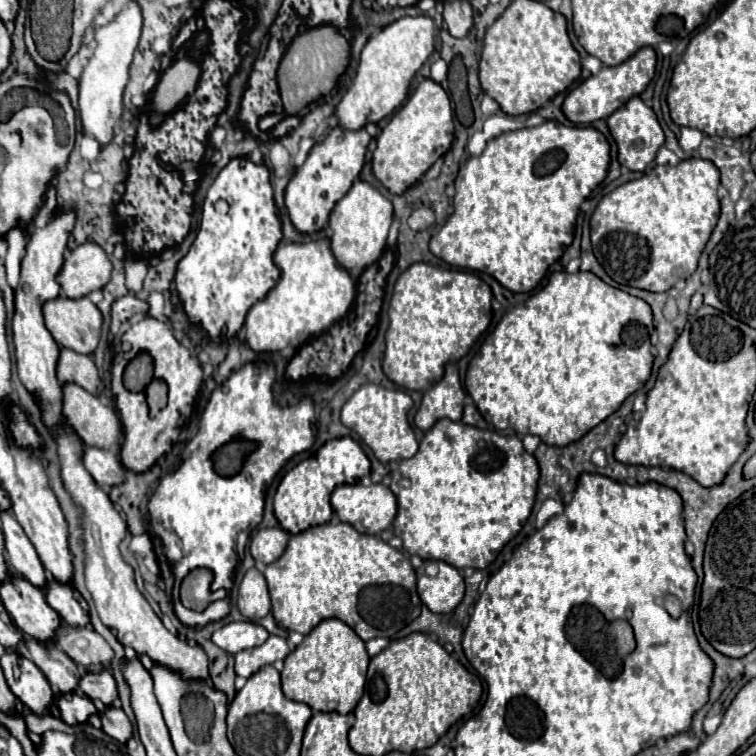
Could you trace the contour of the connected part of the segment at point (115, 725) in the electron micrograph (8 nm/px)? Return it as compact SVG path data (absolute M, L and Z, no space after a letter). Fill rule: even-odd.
M107 707L99 717L101 717L101 723L103 723L103 731L109 737L117 739L119 743L127 743L127 739L131 739L133 727L131 727L131 721L127 719L127 715L123 713L123 709Z

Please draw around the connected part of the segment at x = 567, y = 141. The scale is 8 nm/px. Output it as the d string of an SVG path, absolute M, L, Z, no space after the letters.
M545 121L545 123L537 125L537 127L503 133L503 135L487 141L485 151L481 155L477 155L477 157L471 157L465 163L465 169L457 175L457 179L455 179L455 197L453 197L453 209L455 211L447 217L445 225L437 231L437 235L431 237L429 249L431 249L431 253L435 257L443 259L445 263L449 263L453 267L463 267L463 269L473 269L473 271L489 273L505 289L515 291L515 293L527 293L527 291L535 289L541 283L541 279L545 277L549 265L553 265L563 255L563 251L571 245L571 241L573 241L573 227L575 227L575 219L577 219L579 207L589 197L589 193L605 179L607 169L609 169L609 143L607 143L605 135L599 133L593 127L575 127L575 125L567 127L567 125L561 125L557 121Z

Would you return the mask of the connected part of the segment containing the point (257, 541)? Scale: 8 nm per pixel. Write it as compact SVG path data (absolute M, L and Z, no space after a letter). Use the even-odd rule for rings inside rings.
M273 527L273 529L259 529L253 539L251 539L251 555L255 561L261 561L265 565L273 563L275 559L279 559L287 547L289 541L289 533L283 531L281 527Z

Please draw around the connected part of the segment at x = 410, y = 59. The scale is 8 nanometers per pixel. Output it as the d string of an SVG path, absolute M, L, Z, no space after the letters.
M425 15L403 17L387 27L383 27L375 37L367 41L361 51L359 67L351 87L345 91L343 99L335 107L337 123L343 129L357 131L369 123L379 123L391 115L407 95L409 83L415 73L423 67L435 49L435 29L433 21Z

